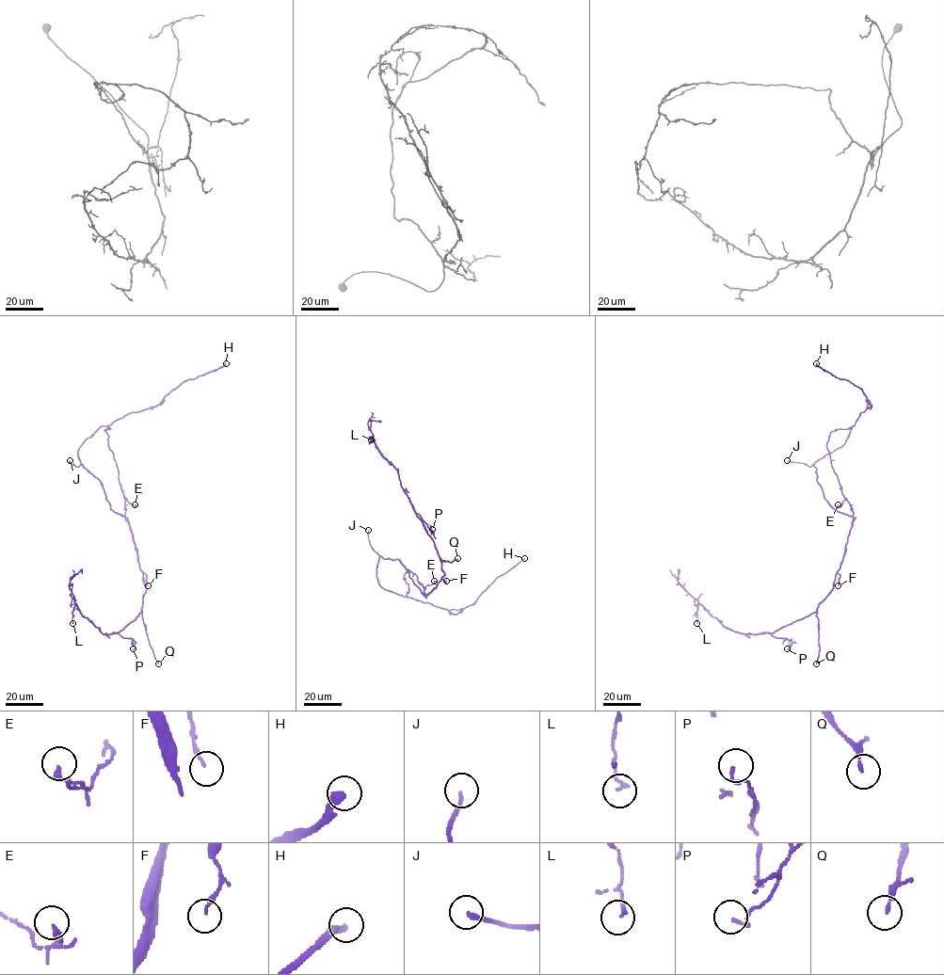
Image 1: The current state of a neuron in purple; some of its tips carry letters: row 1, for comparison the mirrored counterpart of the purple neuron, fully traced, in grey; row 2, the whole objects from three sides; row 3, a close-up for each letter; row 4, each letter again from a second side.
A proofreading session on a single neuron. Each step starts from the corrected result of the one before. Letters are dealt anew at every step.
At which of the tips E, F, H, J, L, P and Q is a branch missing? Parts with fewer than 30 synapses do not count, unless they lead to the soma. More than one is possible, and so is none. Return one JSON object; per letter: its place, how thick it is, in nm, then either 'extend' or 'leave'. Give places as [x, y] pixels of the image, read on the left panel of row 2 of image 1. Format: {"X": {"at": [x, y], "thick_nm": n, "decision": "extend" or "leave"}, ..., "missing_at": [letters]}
{"E": {"at": [135, 504], "thick_nm": 140, "decision": "leave"}, "F": {"at": [148, 585], "thick_nm": 150, "decision": "leave"}, "H": {"at": [226, 363], "thick_nm": 360, "decision": "extend"}, "J": {"at": [70, 460], "thick_nm": 160, "decision": "extend"}, "L": {"at": [72, 623], "thick_nm": 150, "decision": "leave"}, "P": {"at": [133, 648], "thick_nm": 120, "decision": "leave"}, "Q": {"at": [158, 663], "thick_nm": 130, "decision": "leave"}, "missing_at": ["H", "J"]}

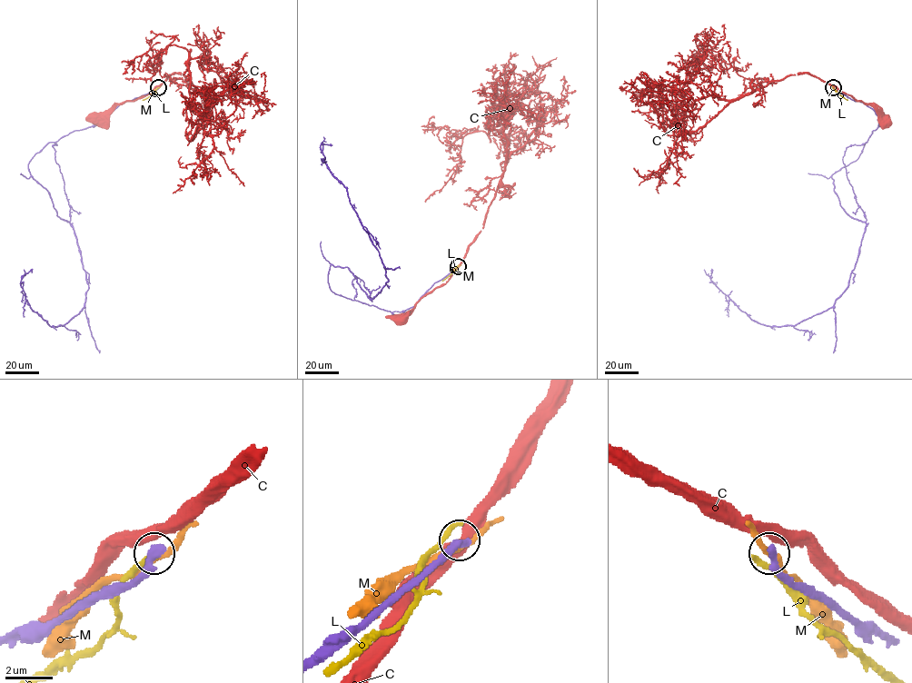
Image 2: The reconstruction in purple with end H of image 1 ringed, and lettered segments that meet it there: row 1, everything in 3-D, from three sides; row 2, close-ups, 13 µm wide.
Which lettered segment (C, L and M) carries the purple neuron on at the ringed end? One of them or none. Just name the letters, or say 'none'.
none

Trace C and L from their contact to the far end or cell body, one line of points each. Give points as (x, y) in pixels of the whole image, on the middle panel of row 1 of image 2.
C: (458, 267), (444, 283), (425, 294), (402, 319)
L: (457, 267), (442, 281)

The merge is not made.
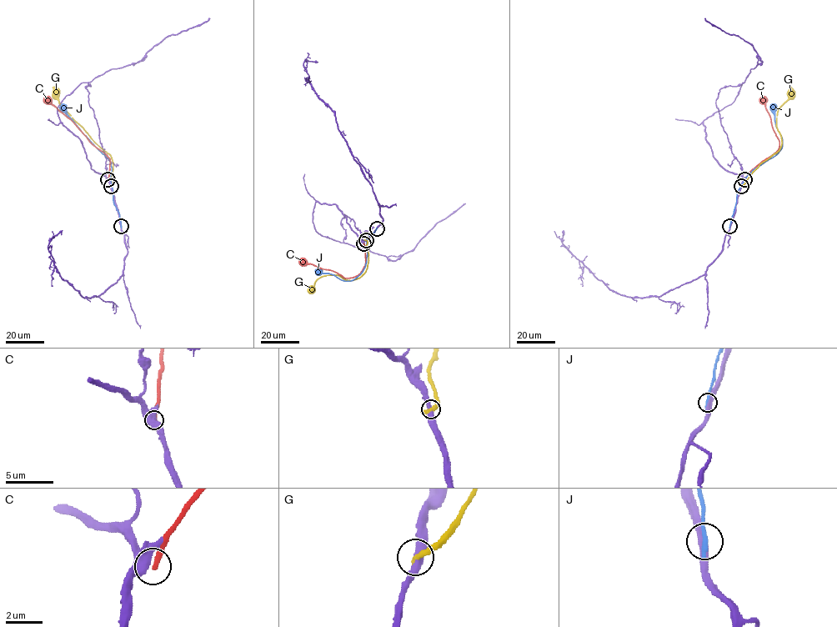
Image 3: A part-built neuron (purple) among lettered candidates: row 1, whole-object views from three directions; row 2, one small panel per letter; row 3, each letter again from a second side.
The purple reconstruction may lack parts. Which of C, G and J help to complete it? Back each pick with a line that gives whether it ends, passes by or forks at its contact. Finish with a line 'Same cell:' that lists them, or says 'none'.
Same cell: none

